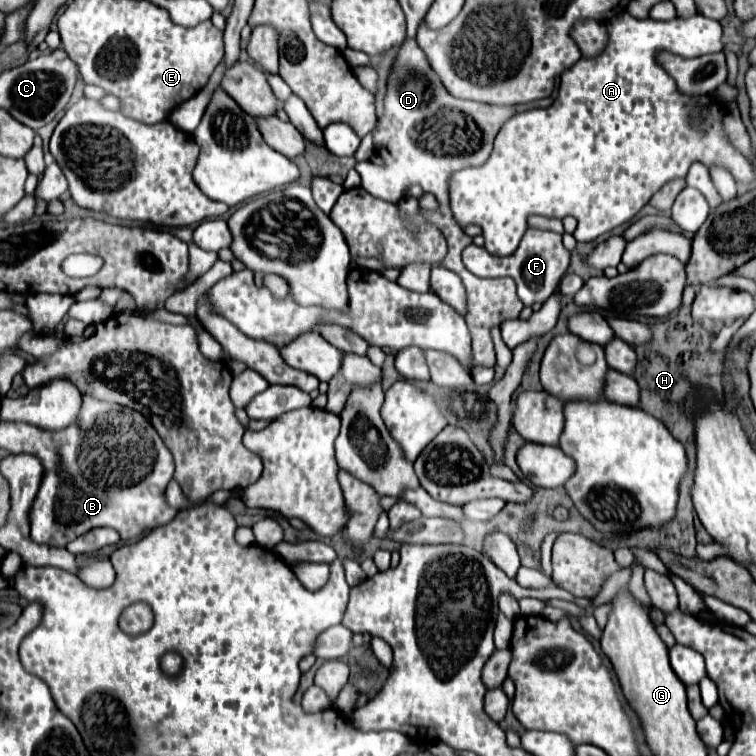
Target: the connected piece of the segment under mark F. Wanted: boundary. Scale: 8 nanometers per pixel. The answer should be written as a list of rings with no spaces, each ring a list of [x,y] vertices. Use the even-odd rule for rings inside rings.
[[[527,229],[513,255],[497,257],[485,251],[485,247],[477,247],[475,243],[471,243],[463,251],[463,263],[477,277],[511,277],[517,283],[519,299],[523,301],[523,305],[531,307],[533,303],[545,303],[553,295],[561,277],[567,273],[571,253],[563,247],[561,235],[543,229]]]

